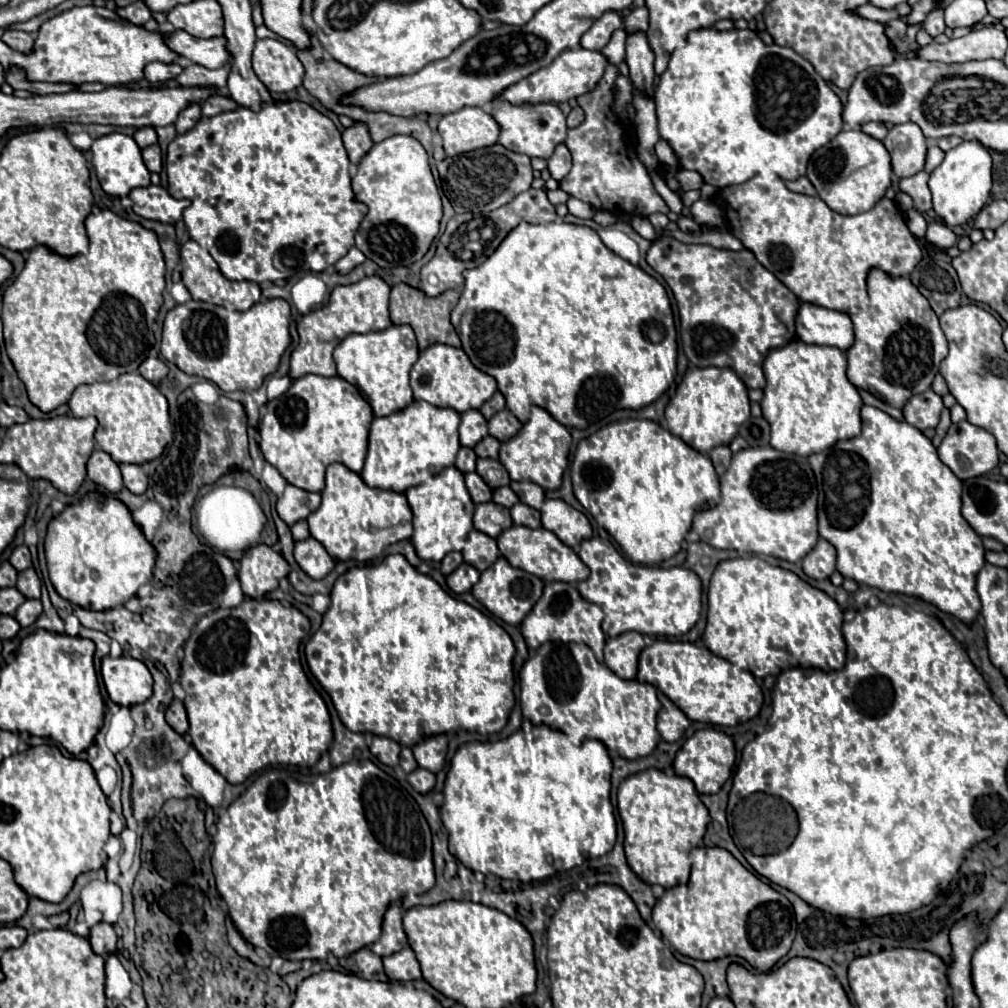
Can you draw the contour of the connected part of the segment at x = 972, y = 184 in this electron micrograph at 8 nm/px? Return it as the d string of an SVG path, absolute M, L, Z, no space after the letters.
M977 139L963 141L959 147L945 153L943 163L931 173L929 189L933 195L933 209L945 221L945 225L955 227L973 219L991 195L993 185L993 159L989 149Z

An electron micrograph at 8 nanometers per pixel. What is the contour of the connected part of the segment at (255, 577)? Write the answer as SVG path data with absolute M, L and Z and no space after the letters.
M255 545L243 553L239 567L241 589L247 597L259 599L265 593L279 587L279 579L287 577L291 571L285 557L273 551L269 545Z

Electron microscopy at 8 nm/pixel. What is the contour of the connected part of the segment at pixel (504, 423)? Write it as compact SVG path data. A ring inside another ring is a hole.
M503 409L489 419L489 435L493 435L499 441L513 437L521 427L523 427L523 423L509 409Z

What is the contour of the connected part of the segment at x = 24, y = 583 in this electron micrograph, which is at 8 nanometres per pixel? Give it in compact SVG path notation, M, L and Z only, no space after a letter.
M33 567L25 569L19 573L19 579L17 579L17 589L25 595L25 597L35 597L39 599L41 597L41 581L35 573Z

